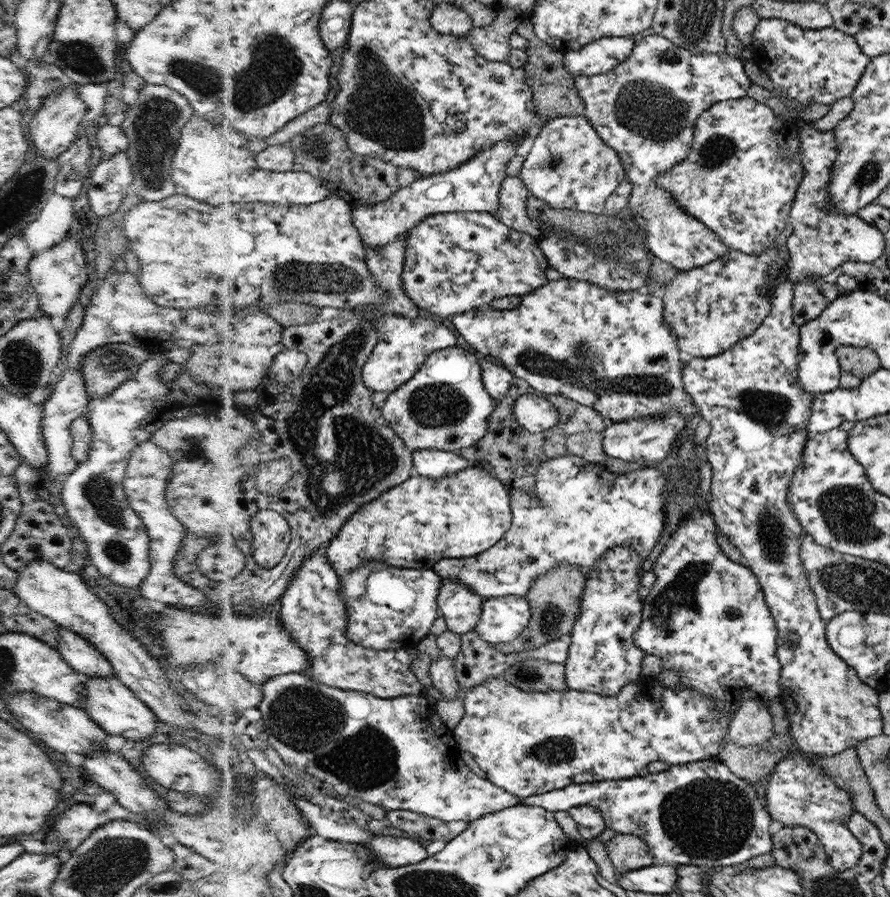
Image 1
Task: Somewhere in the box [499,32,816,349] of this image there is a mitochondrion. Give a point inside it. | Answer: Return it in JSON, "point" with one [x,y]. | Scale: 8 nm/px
{"point":[650,112]}

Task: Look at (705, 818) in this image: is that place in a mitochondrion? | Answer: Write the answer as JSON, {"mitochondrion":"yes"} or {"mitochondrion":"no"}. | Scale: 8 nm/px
{"mitochondrion":"yes"}

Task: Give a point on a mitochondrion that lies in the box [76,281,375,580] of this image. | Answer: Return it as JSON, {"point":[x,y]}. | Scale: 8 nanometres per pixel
{"point":[99,491]}

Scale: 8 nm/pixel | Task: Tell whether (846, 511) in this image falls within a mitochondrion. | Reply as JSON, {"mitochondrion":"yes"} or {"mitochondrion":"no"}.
{"mitochondrion":"yes"}

